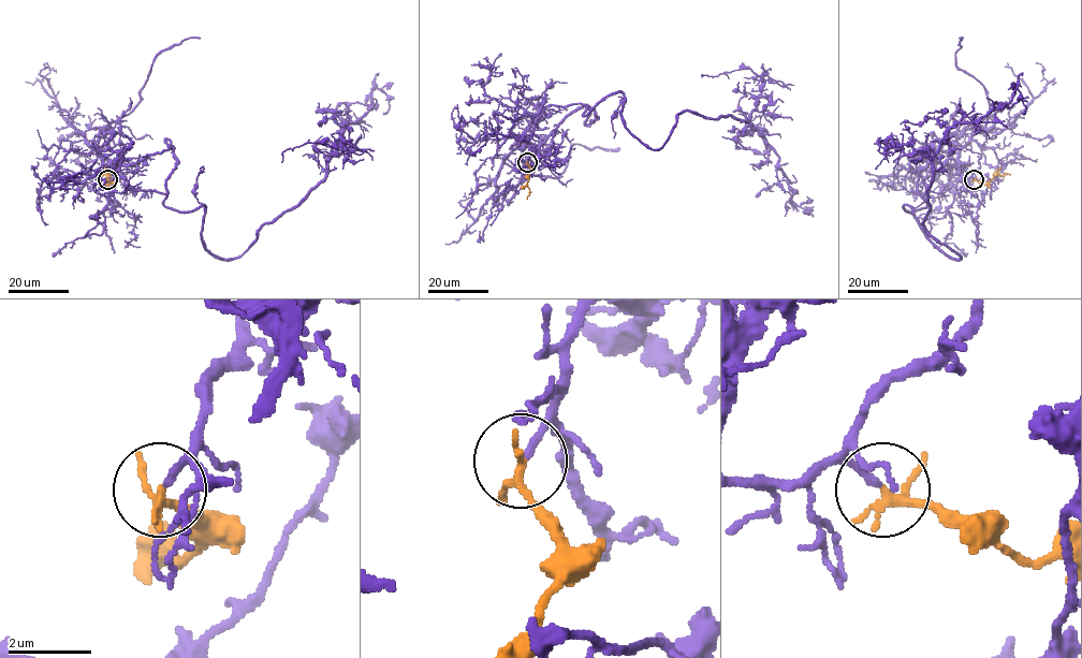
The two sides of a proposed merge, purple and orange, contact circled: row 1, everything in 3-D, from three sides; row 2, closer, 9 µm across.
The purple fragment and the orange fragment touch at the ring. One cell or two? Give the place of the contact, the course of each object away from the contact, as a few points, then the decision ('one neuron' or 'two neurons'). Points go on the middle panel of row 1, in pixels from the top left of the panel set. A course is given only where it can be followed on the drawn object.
place (527, 162); course purple (527, 162), (546, 107), (585, 115), (620, 92), (623, 125), (653, 149), (684, 111), (747, 121), (802, 210); course orange (527, 162), (526, 186), (529, 191), (527, 199); one neuron

